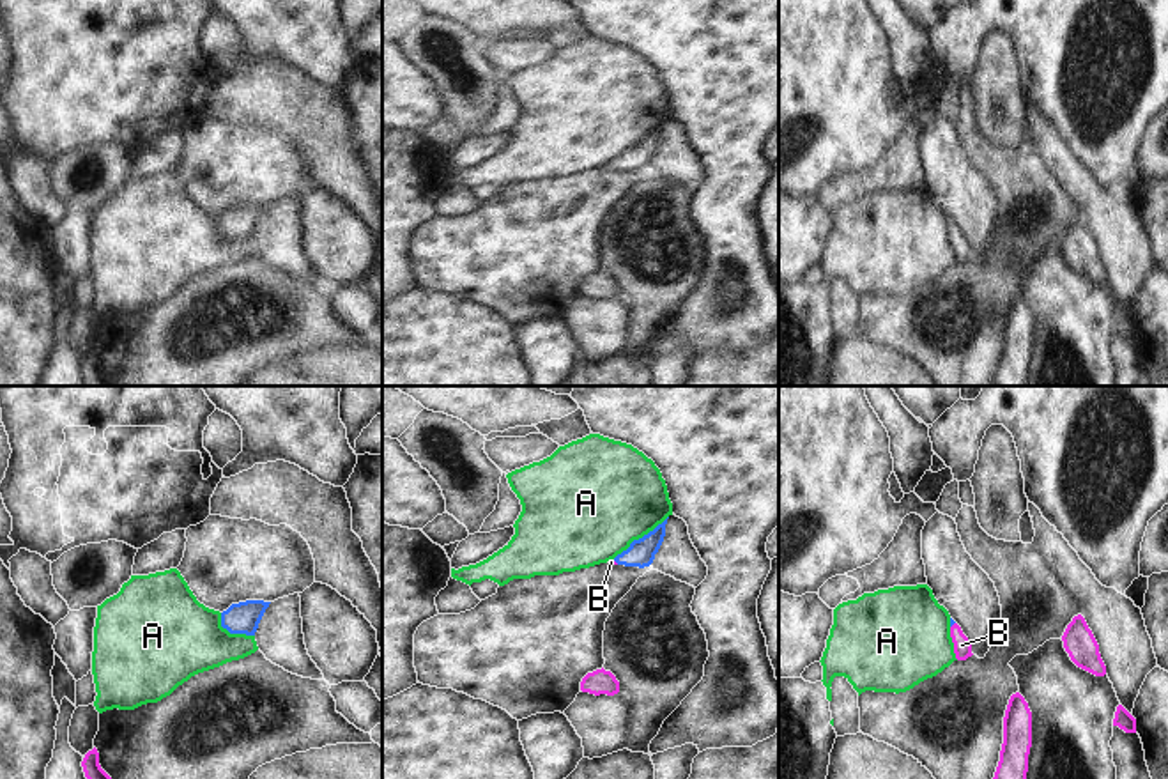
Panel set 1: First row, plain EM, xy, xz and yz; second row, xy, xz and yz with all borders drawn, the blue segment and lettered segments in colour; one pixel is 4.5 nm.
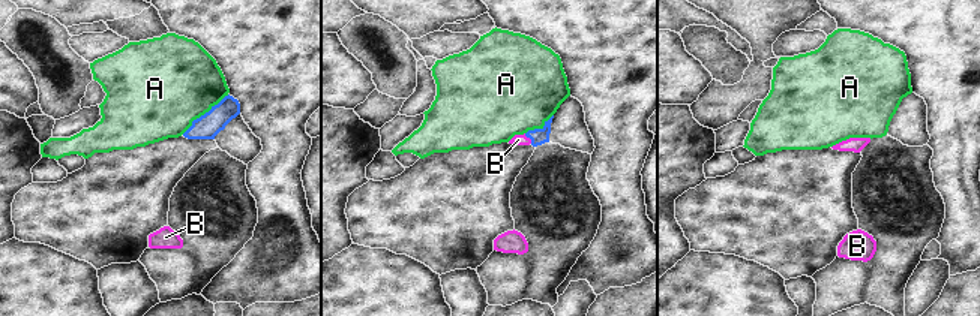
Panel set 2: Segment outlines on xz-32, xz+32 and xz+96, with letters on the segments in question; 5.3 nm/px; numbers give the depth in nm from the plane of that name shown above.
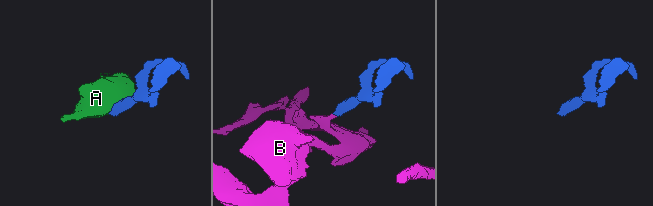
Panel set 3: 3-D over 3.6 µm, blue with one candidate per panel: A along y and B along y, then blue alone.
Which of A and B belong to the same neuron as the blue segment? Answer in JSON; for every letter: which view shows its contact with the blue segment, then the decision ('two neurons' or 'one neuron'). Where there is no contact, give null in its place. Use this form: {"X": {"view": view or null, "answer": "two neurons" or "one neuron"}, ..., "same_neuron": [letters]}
{"A": {"view": "xz", "answer": "two neurons"}, "B": {"view": "xz", "answer": "one neuron"}, "same_neuron": ["B"]}

